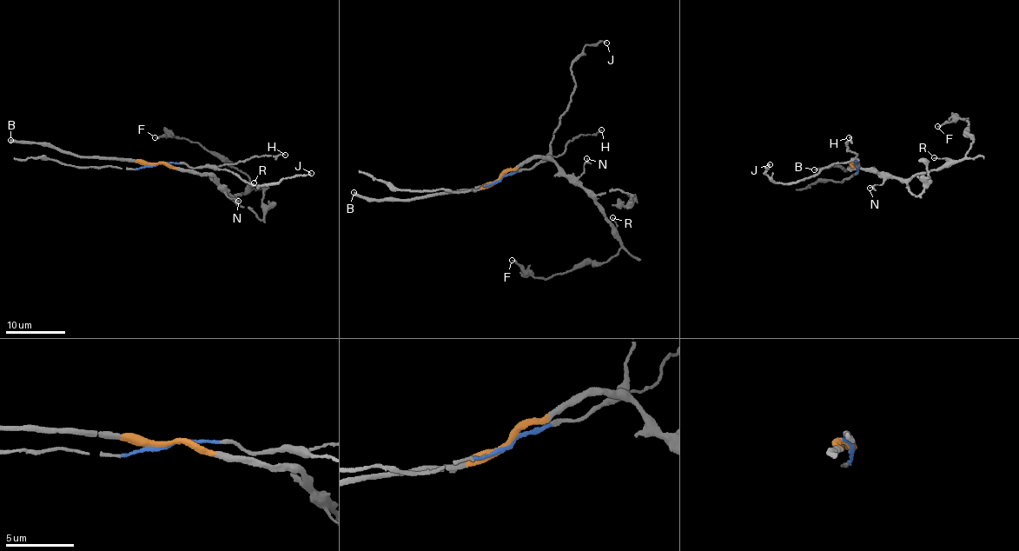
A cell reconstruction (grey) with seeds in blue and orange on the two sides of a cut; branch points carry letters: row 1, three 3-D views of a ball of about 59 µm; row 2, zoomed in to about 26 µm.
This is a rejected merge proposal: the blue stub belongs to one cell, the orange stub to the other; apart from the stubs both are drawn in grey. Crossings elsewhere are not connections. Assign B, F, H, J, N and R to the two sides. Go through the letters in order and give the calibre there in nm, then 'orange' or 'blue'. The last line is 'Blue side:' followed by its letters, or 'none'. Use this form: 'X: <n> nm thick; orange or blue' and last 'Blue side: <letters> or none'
B: 320 nm thick; orange
F: 190 nm thick; orange
H: 170 nm thick; blue
J: 190 nm thick; blue
N: 110 nm thick; orange
R: 120 nm thick; orange
Blue side: H, J

